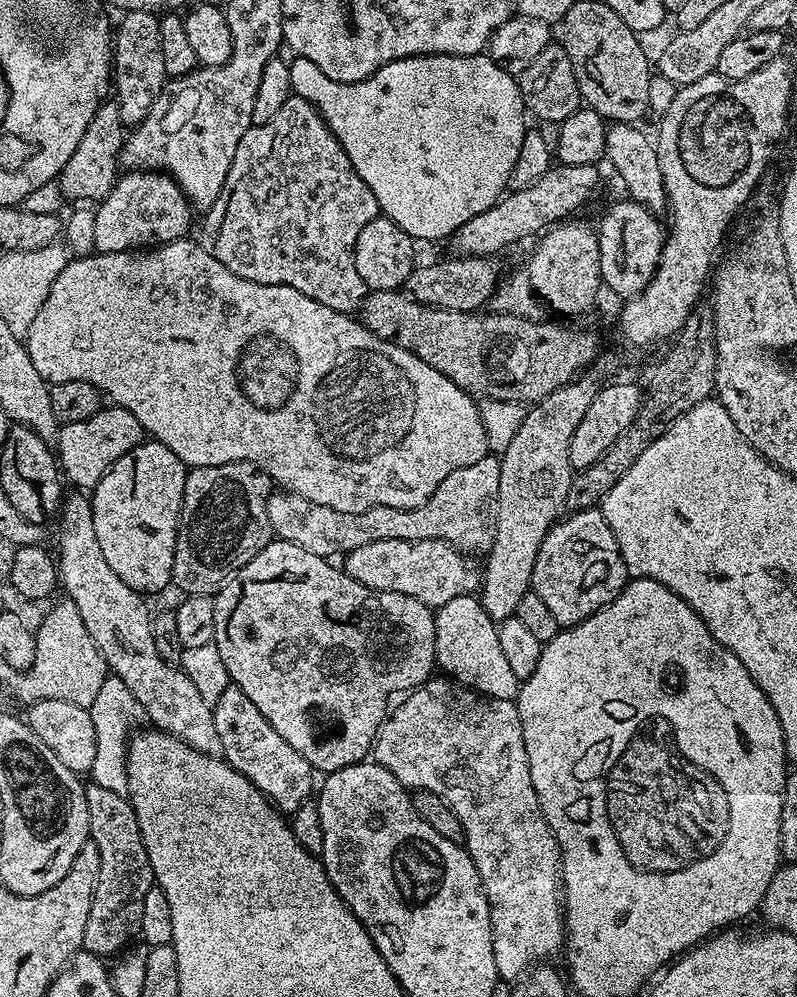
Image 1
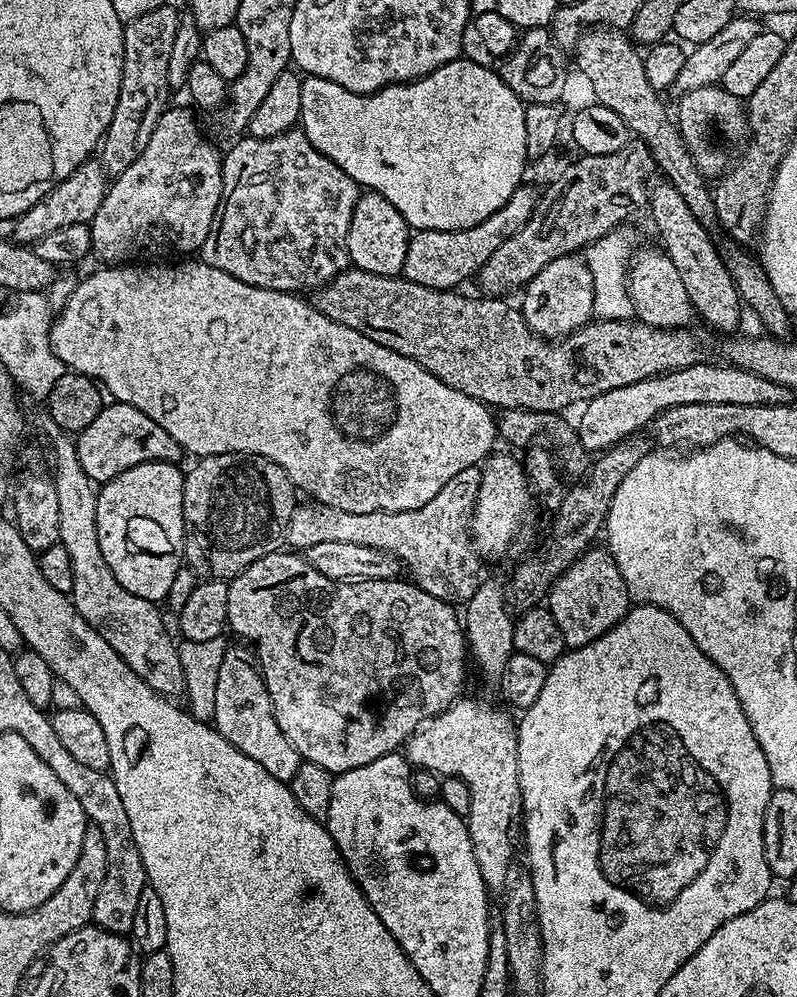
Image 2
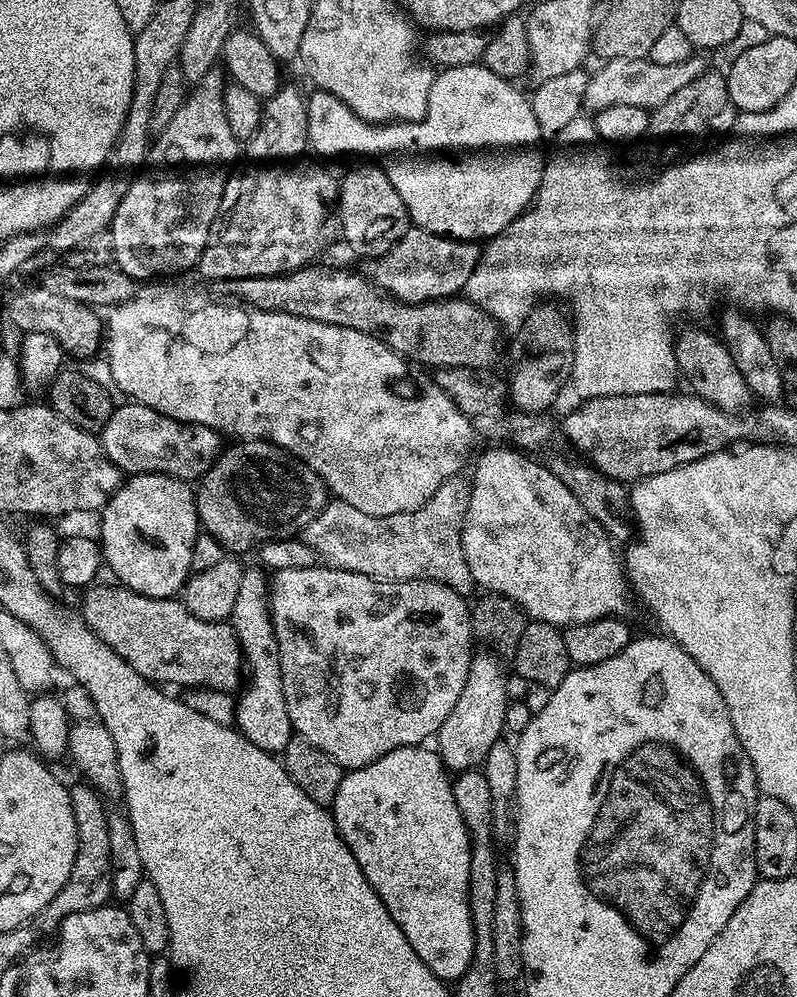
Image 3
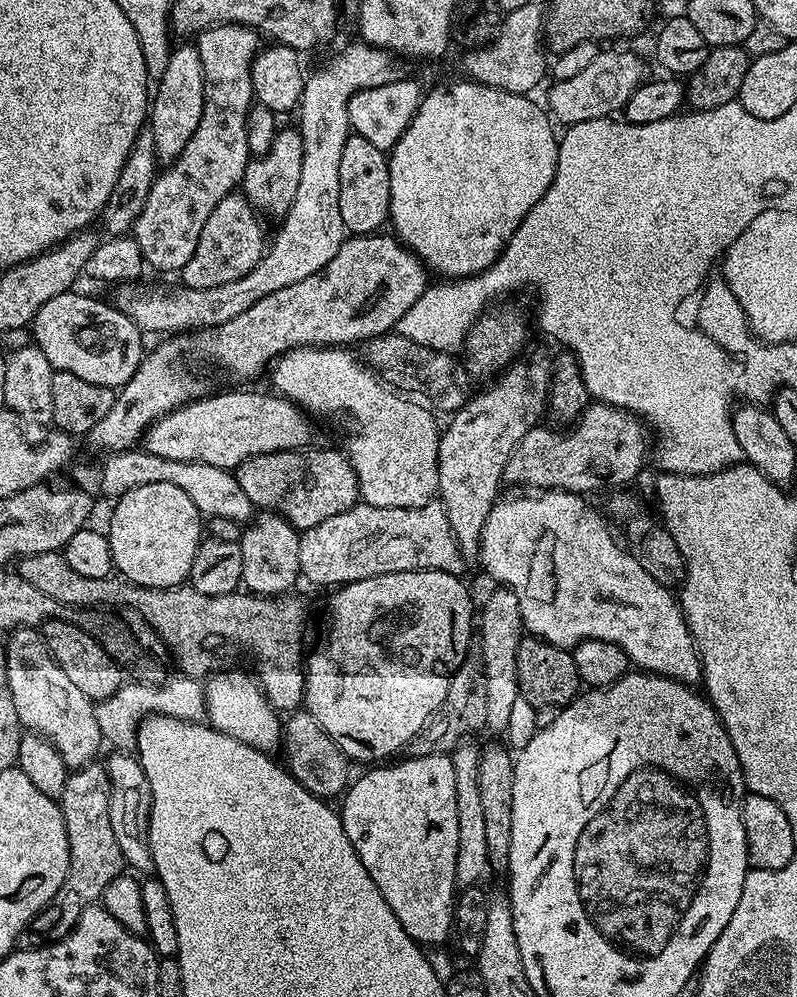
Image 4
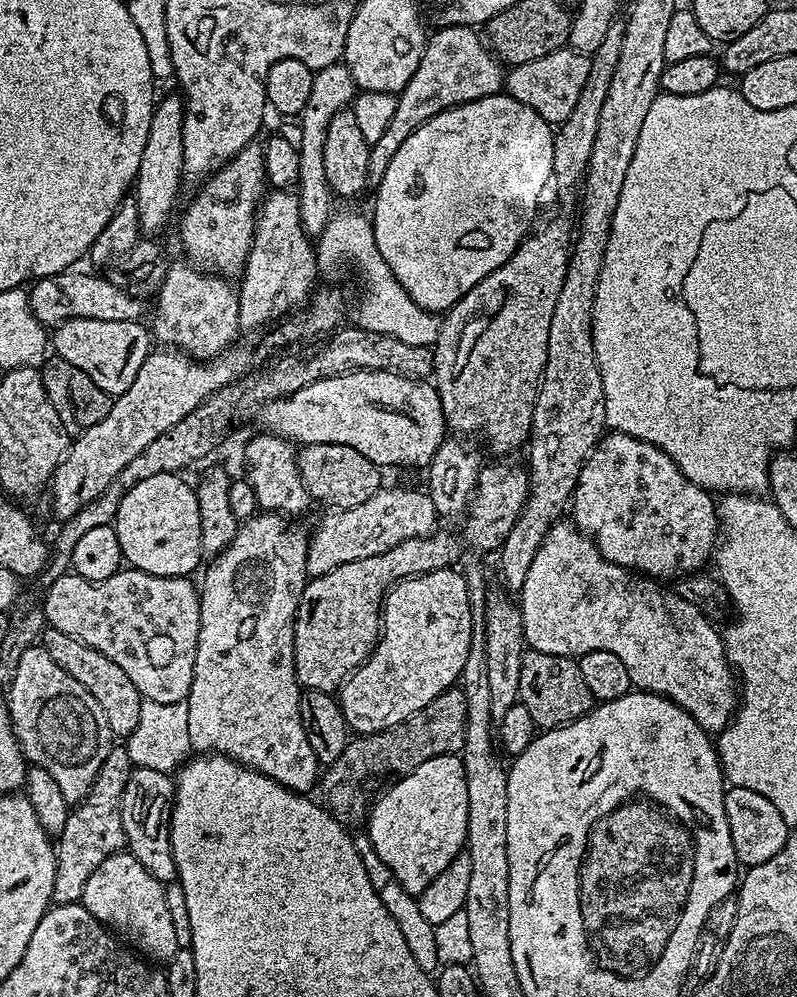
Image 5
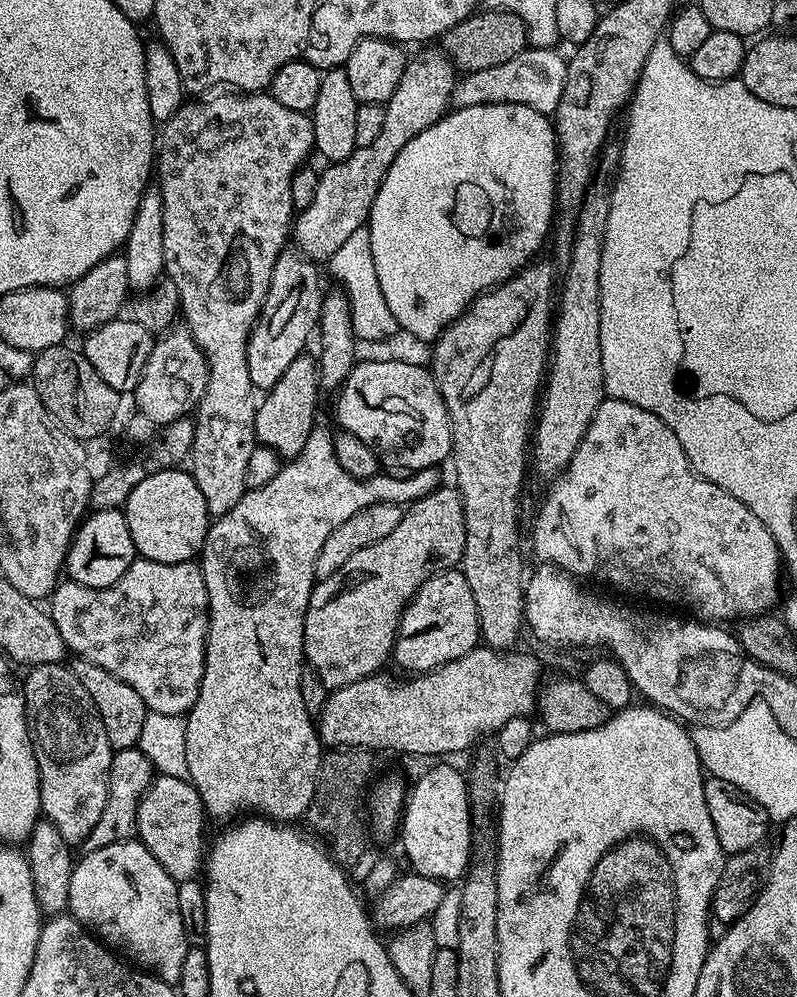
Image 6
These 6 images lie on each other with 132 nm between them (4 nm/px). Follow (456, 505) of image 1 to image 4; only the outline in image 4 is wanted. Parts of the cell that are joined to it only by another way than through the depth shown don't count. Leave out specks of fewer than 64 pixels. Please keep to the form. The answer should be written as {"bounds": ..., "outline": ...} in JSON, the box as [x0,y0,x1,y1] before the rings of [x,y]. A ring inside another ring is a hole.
{"bounds":[298,499,466,586],"outline":[[[439,499],[417,508],[383,508],[363,502],[318,526],[303,529],[298,546],[301,577],[312,584],[339,586],[395,572],[438,570],[463,577],[466,561]]]}

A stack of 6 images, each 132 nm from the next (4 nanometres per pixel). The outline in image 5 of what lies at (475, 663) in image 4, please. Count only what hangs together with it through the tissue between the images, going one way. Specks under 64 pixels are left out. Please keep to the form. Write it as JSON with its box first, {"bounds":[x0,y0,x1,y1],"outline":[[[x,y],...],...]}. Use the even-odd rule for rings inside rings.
{"bounds":[322,686,466,826],"outline":[[[449,686],[445,692],[438,694],[433,704],[427,704],[423,712],[415,712],[408,720],[403,720],[398,726],[388,728],[384,732],[369,732],[349,739],[345,749],[334,762],[327,765],[322,772],[322,788],[326,807],[341,824],[353,826],[365,819],[368,809],[372,807],[377,795],[385,788],[393,785],[406,774],[418,770],[422,762],[430,762],[430,758],[451,756],[459,753],[464,747],[464,727],[466,726],[466,698],[464,689],[460,686]]]}

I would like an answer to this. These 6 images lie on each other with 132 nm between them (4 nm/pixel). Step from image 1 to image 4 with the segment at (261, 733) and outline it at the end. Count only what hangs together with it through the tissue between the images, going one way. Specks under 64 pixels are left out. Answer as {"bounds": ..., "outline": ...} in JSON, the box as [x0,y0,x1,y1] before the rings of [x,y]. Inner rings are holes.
{"bounds":[239,510,301,598],"outline":[[[267,510],[261,511],[241,531],[239,538],[242,550],[242,584],[249,593],[261,598],[275,598],[291,593],[296,580],[301,579],[298,562],[298,546],[301,533],[282,516]]]}

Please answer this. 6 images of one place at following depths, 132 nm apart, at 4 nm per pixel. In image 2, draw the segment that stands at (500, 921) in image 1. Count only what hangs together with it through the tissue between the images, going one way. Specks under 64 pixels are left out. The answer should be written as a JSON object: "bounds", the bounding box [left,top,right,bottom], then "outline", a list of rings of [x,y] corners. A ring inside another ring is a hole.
{"bounds":[406,698,522,894],"outline":[[[457,698],[445,712],[425,720],[406,741],[409,764],[437,772],[440,778],[462,778],[470,786],[468,833],[484,885],[492,894],[503,893],[508,886],[508,870],[515,861],[512,859],[516,856],[518,825],[522,820],[517,731],[517,721],[511,720],[502,709],[478,700]]]}

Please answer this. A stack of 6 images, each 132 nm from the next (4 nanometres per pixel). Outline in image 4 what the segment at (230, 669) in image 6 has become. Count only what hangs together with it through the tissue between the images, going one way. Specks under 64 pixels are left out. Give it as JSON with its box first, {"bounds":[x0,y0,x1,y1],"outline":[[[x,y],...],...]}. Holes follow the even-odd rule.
{"bounds":[203,671,282,753],"outline":[[[232,671],[217,672],[207,677],[206,683],[203,685],[207,723],[211,727],[217,728],[222,734],[226,734],[246,746],[257,748],[260,752],[275,753],[275,748],[279,749],[282,744],[282,720],[278,715],[277,709],[273,708],[271,702],[264,697],[264,693],[255,675],[249,674],[247,676],[244,672]]]}

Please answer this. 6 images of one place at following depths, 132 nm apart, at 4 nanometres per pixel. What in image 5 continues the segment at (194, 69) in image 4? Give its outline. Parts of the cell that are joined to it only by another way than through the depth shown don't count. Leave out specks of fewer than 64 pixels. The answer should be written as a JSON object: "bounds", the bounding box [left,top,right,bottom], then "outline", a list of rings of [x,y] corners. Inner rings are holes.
{"bounds":[134,95,186,234],"outline":[[[179,95],[164,96],[155,101],[150,118],[150,134],[146,134],[146,147],[142,149],[142,162],[134,185],[138,206],[138,222],[144,234],[156,234],[168,224],[176,199],[180,196],[180,183],[186,180],[183,164],[182,128],[184,126],[184,102]]]}

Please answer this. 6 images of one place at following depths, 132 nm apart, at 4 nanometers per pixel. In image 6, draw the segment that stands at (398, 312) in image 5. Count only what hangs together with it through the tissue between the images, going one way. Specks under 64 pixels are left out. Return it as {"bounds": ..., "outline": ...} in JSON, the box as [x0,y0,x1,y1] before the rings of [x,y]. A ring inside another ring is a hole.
{"bounds":[326,226,398,341],"outline":[[[367,226],[354,230],[354,234],[346,238],[346,243],[338,246],[338,254],[327,260],[326,268],[332,271],[334,279],[340,280],[339,287],[350,302],[350,318],[357,341],[388,340],[398,332],[394,314],[390,314],[390,306],[386,306],[386,298],[382,298],[382,290],[378,286],[378,270],[374,270],[374,254],[370,250]]]}

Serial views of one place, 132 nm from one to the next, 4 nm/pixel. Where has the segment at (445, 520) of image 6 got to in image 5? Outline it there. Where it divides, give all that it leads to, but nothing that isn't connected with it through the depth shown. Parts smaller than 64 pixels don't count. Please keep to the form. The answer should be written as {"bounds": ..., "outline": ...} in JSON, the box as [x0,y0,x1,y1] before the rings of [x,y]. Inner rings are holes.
{"bounds":[294,458,528,693],"outline":[[[504,458],[497,460],[500,460],[497,464],[485,463],[480,469],[476,490],[470,501],[472,517],[464,528],[474,547],[492,553],[502,547],[506,534],[514,530],[514,522],[518,522],[518,514],[528,497],[527,467],[523,463],[508,465]],[[440,530],[309,579],[300,595],[294,622],[294,666],[301,689],[335,693],[375,650],[382,627],[382,605],[390,589],[409,576],[449,567],[455,556],[455,538]]]}

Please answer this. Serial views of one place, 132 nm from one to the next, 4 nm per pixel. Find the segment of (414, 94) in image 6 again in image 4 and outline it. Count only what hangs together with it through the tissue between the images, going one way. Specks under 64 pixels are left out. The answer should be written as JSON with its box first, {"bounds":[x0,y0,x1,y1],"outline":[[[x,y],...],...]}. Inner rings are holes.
{"bounds":[464,2,550,96],"outline":[[[530,2],[503,17],[500,30],[487,42],[465,51],[464,72],[467,79],[486,86],[494,86],[510,94],[528,96],[546,76],[550,64],[546,57],[544,38],[545,5]]]}

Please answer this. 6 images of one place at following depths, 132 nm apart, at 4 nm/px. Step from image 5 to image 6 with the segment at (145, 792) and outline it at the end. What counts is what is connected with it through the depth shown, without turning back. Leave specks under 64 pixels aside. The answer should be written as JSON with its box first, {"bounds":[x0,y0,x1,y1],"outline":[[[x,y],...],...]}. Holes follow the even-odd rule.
{"bounds":[136,774,206,882],"outline":[[[160,774],[153,779],[146,794],[142,794],[142,802],[138,806],[138,818],[136,819],[136,836],[140,843],[146,846],[146,850],[150,850],[150,854],[154,854],[154,858],[158,858],[158,862],[162,862],[162,870],[166,870],[166,874],[170,874],[170,878],[174,878],[177,882],[195,880],[206,860],[204,820],[206,821],[204,803],[191,780]]]}

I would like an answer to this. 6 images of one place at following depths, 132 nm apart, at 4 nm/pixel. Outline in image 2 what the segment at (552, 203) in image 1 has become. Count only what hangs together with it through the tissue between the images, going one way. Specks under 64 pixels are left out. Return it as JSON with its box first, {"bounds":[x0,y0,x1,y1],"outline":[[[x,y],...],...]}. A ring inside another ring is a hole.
{"bounds":[401,186,538,291],"outline":[[[521,186],[510,194],[510,198],[483,222],[467,227],[466,230],[440,231],[424,230],[415,231],[407,244],[406,259],[403,262],[401,275],[408,281],[416,282],[420,286],[428,286],[440,291],[451,291],[461,287],[462,282],[479,275],[481,268],[494,251],[506,242],[532,217],[532,211],[536,209],[538,192],[527,186]]]}

